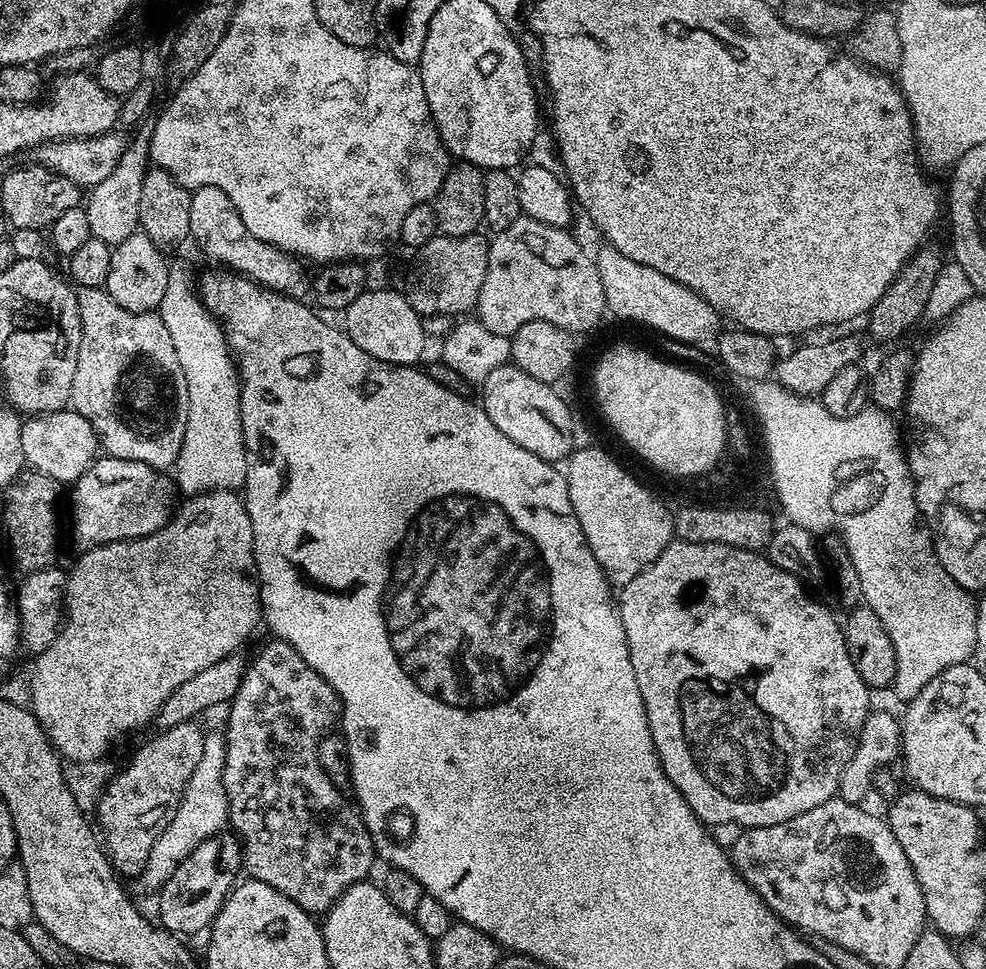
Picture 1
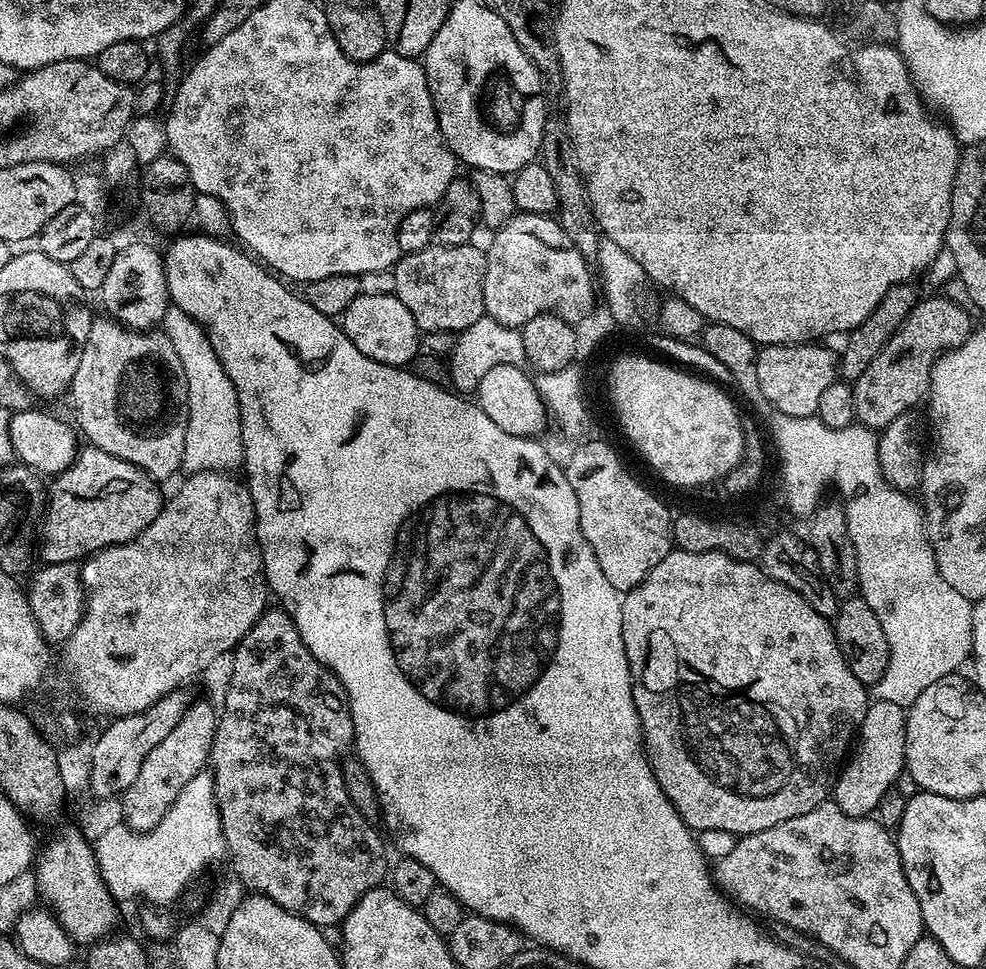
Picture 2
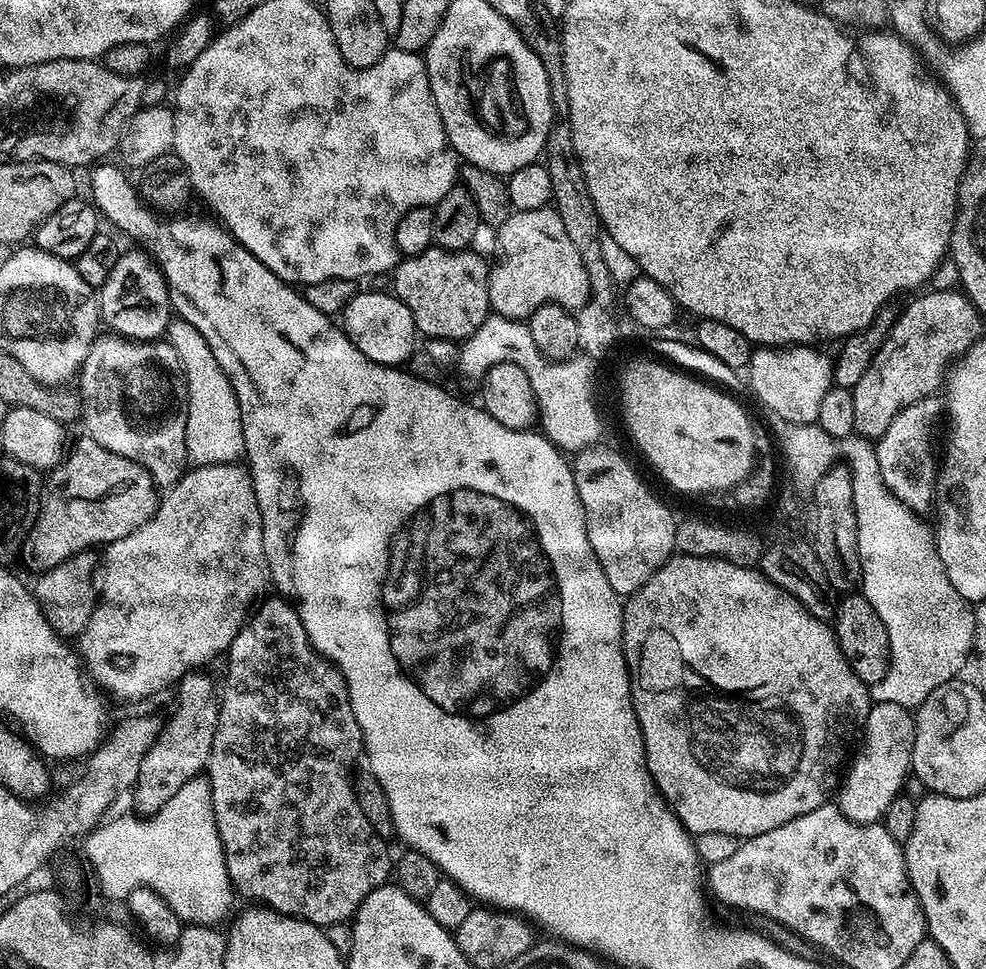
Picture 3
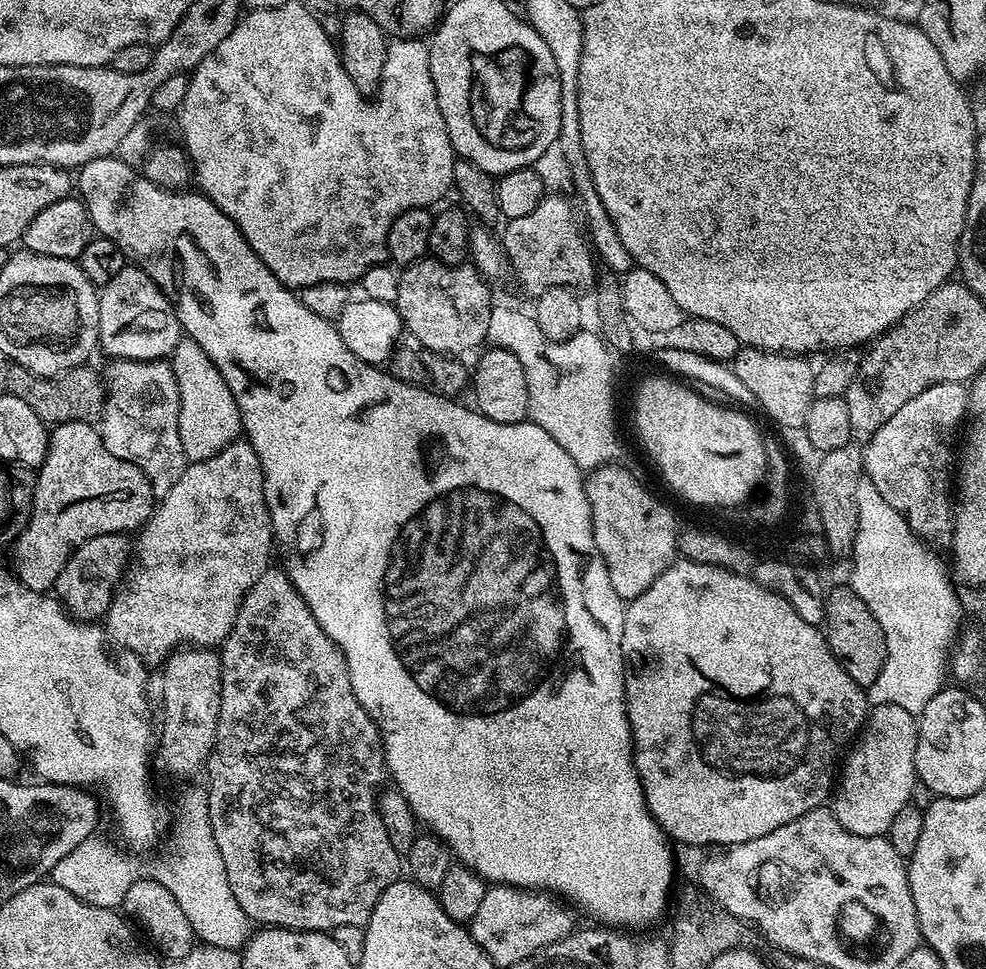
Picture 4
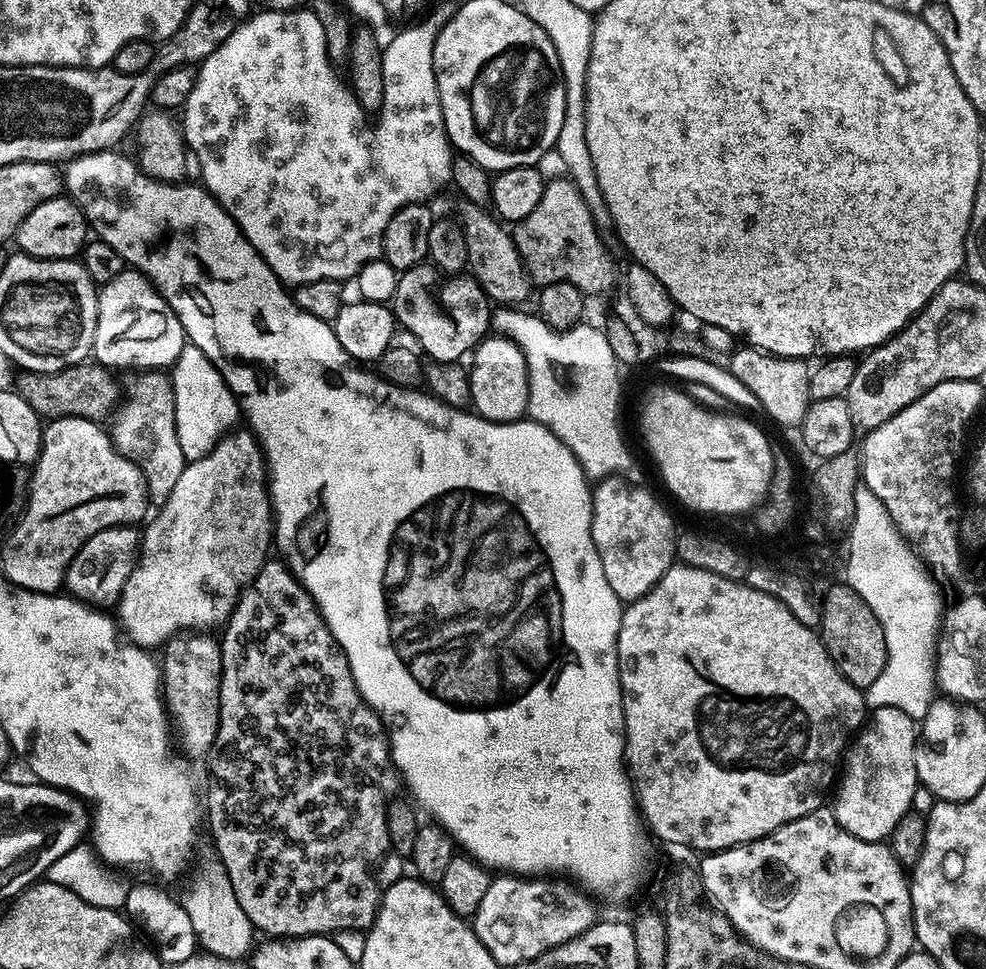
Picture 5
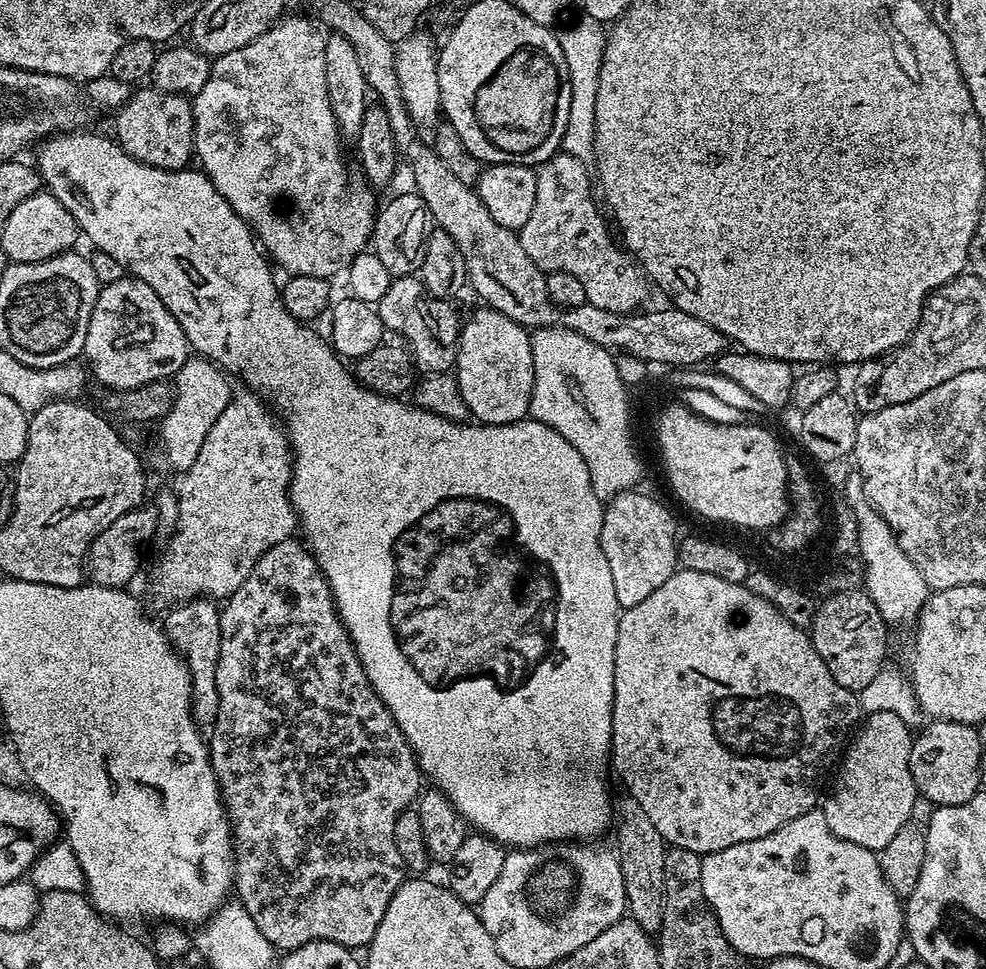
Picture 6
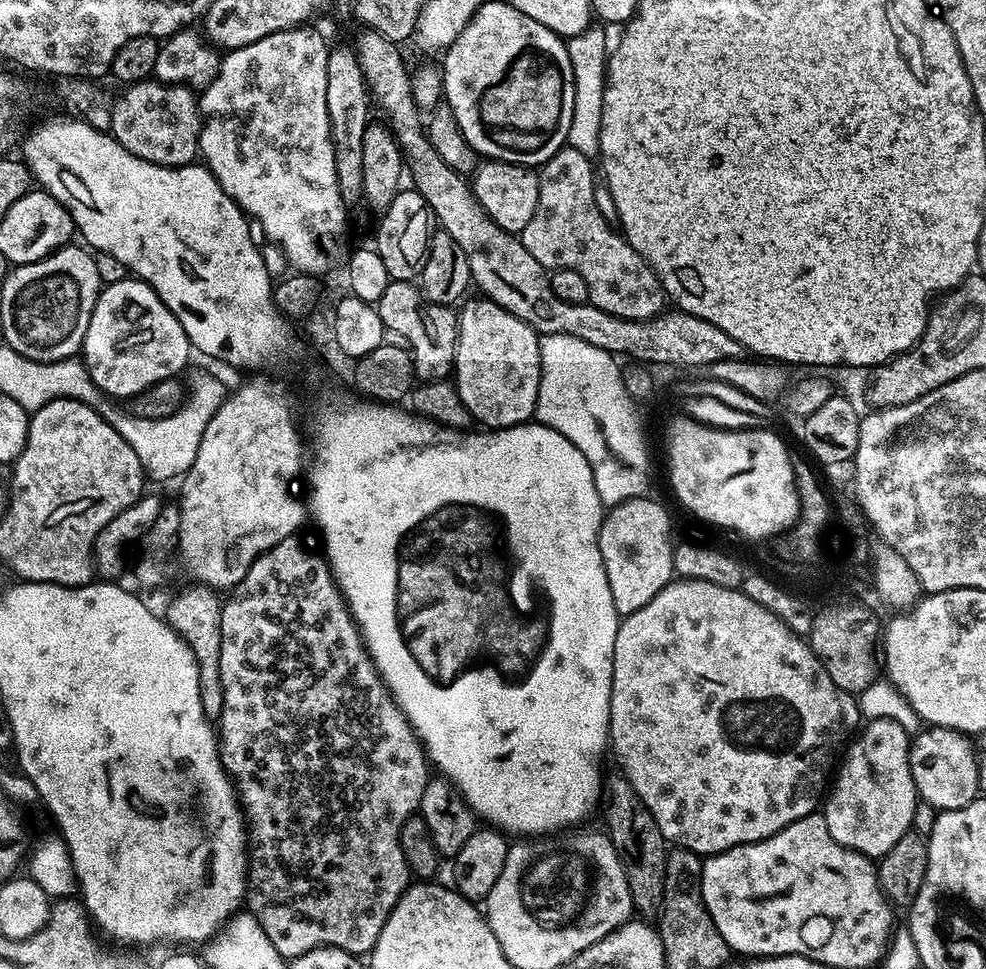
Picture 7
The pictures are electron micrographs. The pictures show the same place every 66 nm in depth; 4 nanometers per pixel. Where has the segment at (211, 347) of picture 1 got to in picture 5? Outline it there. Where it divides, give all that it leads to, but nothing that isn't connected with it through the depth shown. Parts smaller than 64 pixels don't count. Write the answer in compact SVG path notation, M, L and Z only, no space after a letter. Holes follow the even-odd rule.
M185 343L170 369L170 375L170 383L174 390L178 446L182 448L185 461L191 462L210 454L216 441L237 427L236 419L239 421L242 413L236 395L232 393L230 386L226 386L214 362L210 362L210 358L206 358L206 354L198 350L198 346Z

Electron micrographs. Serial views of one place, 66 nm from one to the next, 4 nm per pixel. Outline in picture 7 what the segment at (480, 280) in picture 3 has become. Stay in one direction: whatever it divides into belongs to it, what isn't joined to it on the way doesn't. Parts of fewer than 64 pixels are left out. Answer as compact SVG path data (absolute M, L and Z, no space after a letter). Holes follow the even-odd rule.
M392 280L375 305L385 329L391 335L393 332L394 335L401 336L396 338L406 345L417 381L442 380L453 371L452 354L456 350L458 316L449 305L429 304L421 296L419 287L406 280Z

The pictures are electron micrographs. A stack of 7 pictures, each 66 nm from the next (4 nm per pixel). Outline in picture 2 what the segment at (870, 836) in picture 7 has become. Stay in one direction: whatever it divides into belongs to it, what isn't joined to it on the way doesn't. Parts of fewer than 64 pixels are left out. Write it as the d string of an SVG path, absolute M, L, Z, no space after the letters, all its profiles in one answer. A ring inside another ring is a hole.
M874 700L869 703L867 712L863 716L863 721L858 729L855 748L834 781L834 802L846 814L871 817L879 809L885 796L893 791L895 784L892 783L899 778L900 772L902 776L906 768L904 759L906 758L907 721L905 709L901 705L885 700Z

